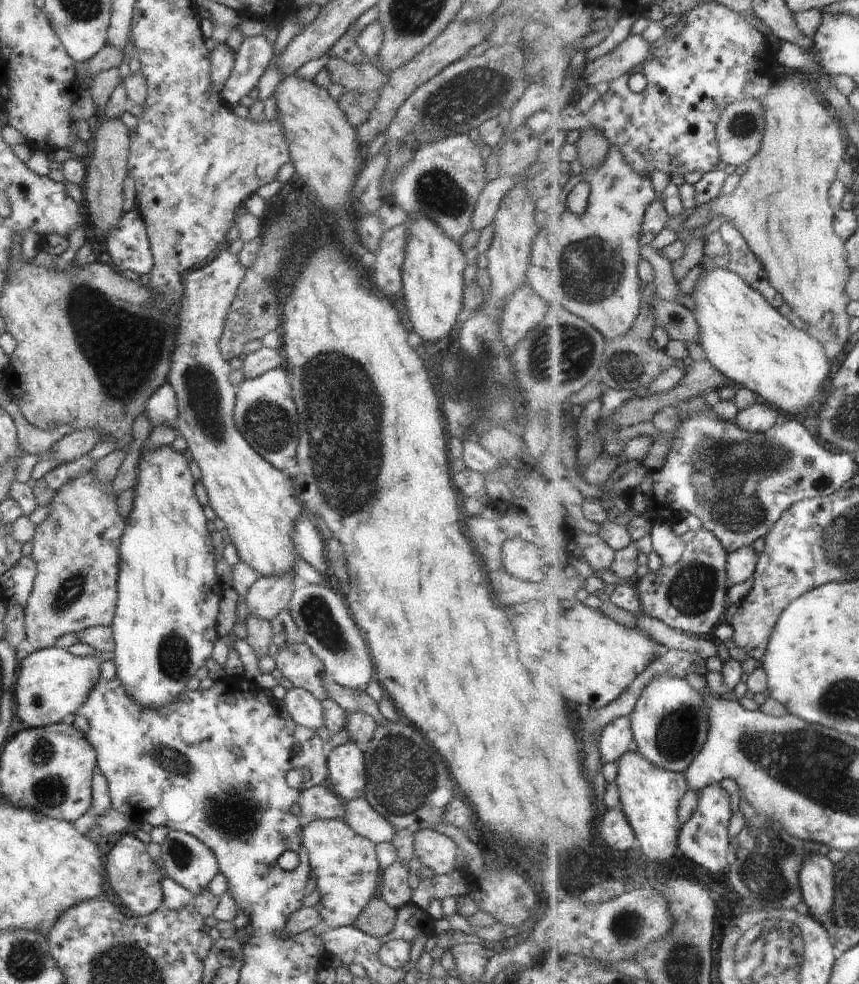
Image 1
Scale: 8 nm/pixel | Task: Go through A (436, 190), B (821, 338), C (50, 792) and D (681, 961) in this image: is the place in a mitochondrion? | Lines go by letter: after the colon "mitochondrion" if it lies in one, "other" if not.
A: mitochondrion
B: other
C: mitochondrion
D: mitochondrion

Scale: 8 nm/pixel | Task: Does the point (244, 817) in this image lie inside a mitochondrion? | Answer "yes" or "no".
yes

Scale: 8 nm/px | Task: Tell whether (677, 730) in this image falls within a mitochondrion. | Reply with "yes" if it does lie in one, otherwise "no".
yes

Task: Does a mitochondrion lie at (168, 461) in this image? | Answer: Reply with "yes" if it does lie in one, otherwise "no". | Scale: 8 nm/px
no

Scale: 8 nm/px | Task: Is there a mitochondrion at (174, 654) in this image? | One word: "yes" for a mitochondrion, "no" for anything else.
yes

